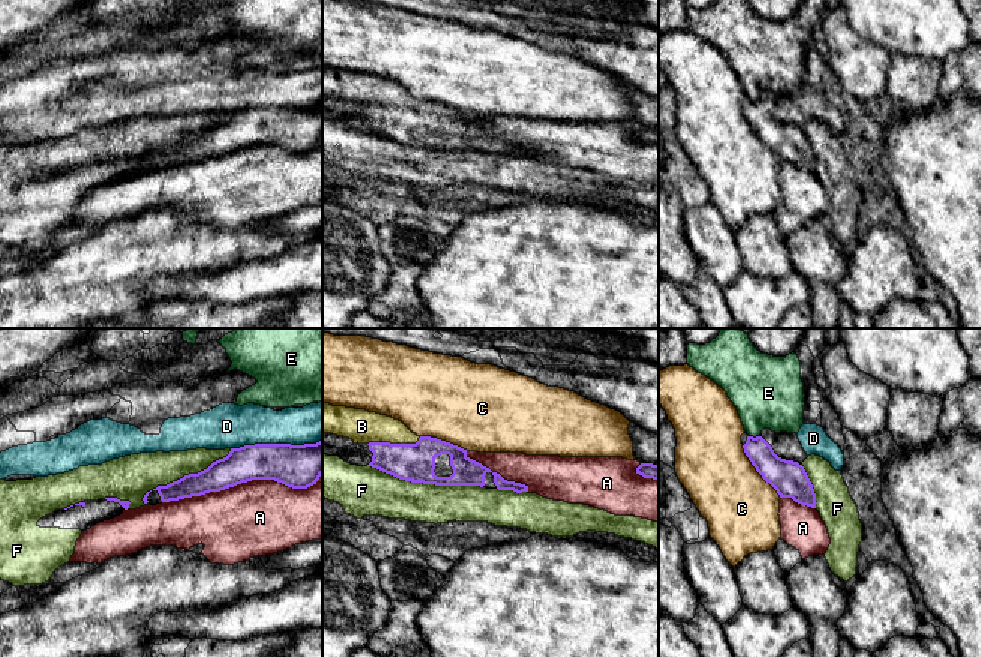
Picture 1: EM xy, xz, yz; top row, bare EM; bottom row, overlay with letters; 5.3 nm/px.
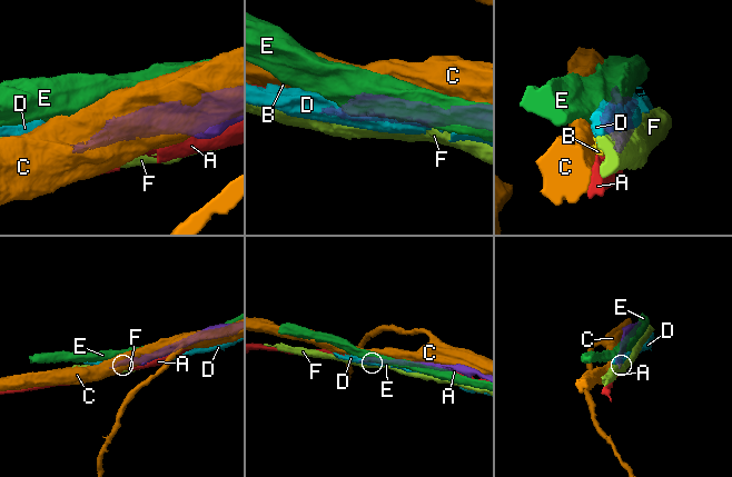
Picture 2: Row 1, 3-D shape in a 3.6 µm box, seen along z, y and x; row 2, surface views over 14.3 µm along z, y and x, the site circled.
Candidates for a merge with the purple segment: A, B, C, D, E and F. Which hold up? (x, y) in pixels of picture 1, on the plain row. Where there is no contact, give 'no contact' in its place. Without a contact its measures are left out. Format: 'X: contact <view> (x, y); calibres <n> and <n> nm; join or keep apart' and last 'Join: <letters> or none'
A: contact xy (243, 146); calibres 220 and 400 nm; keep apart
B: contact xz (393, 108); calibres 200 and 180 nm; join
C: contact yz (758, 135); calibres 190 and 400 nm; keep apart
D: contact xy (276, 108); calibres 240 and 220 nm; keep apart
E: contact yz (756, 101); calibres 170 and 380 nm; keep apart
F: contact xz (425, 147); calibres 200 and 240 nm; keep apart
Join: B

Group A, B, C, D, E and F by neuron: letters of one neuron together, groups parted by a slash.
A / B / C / D / E / F

